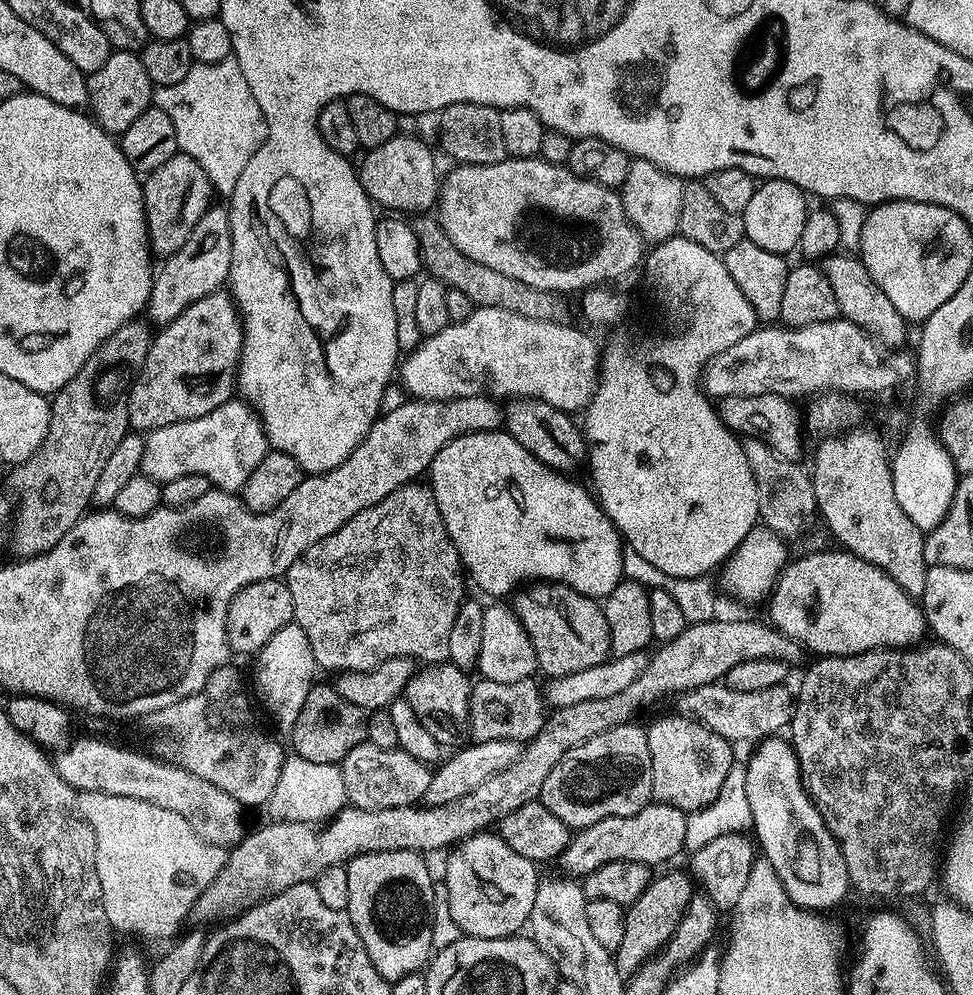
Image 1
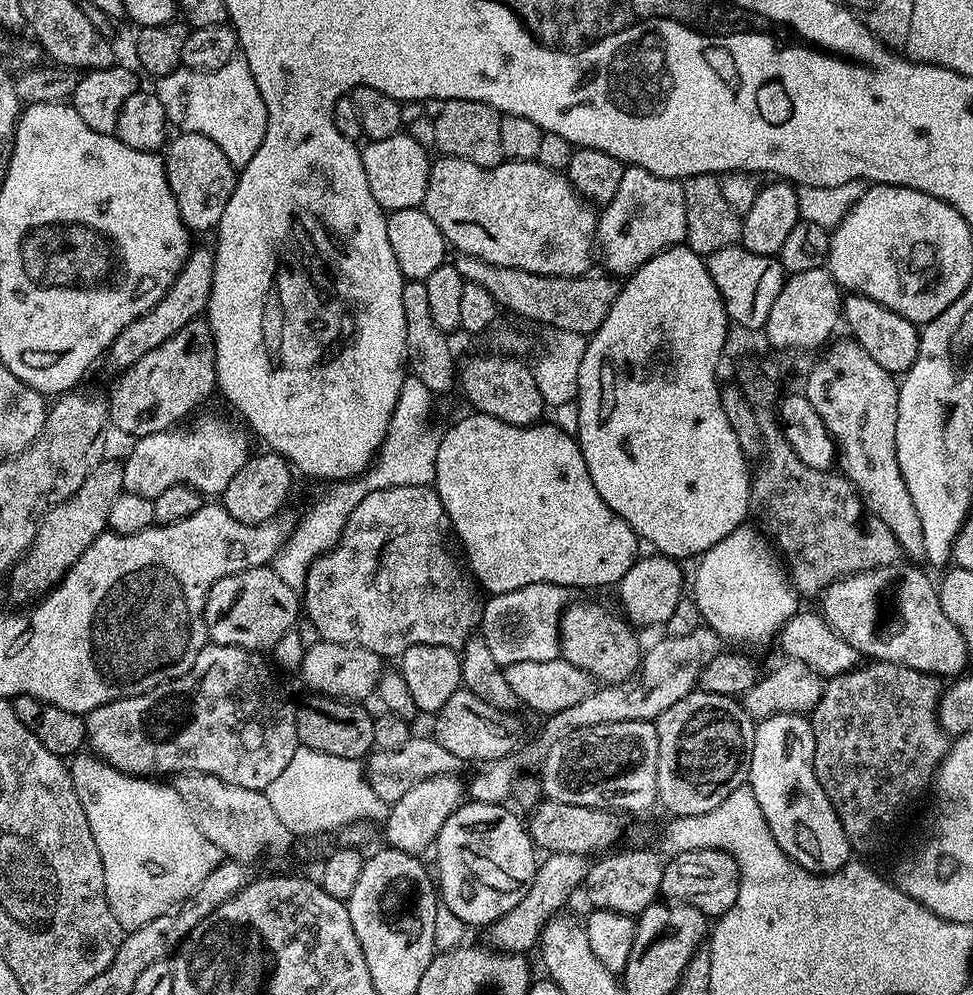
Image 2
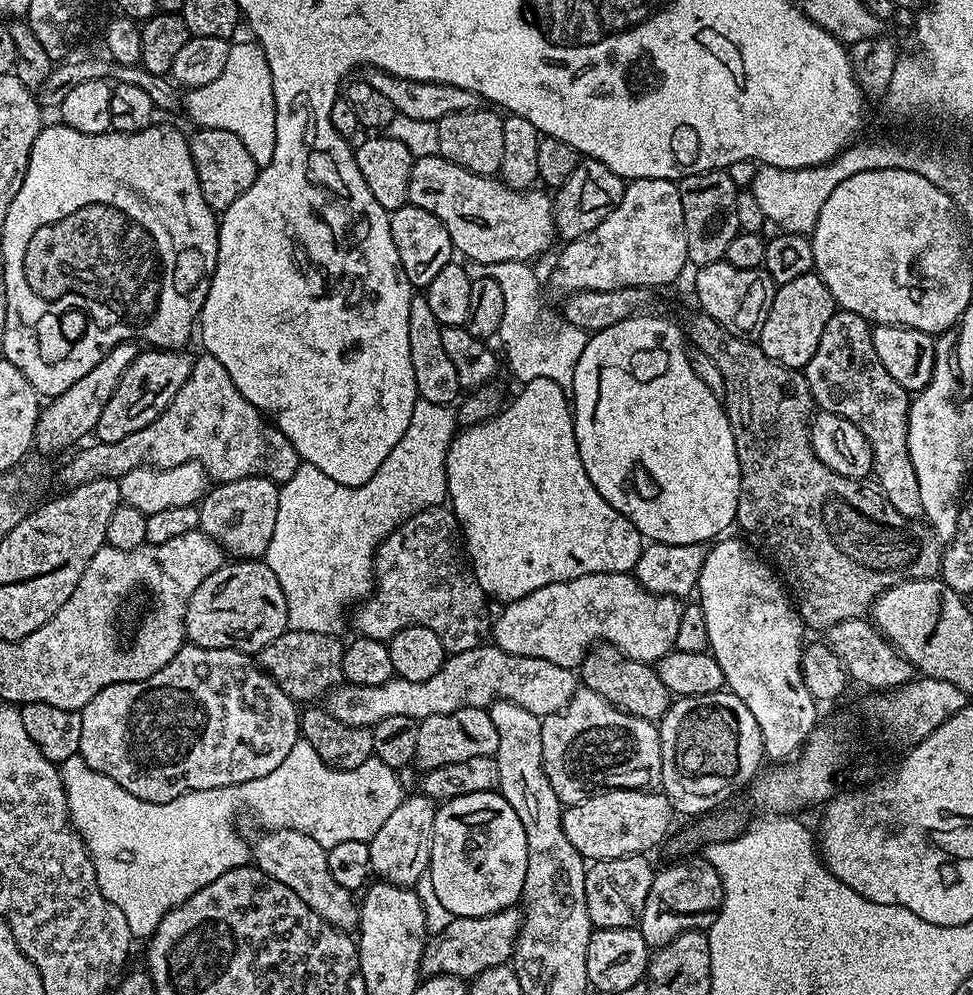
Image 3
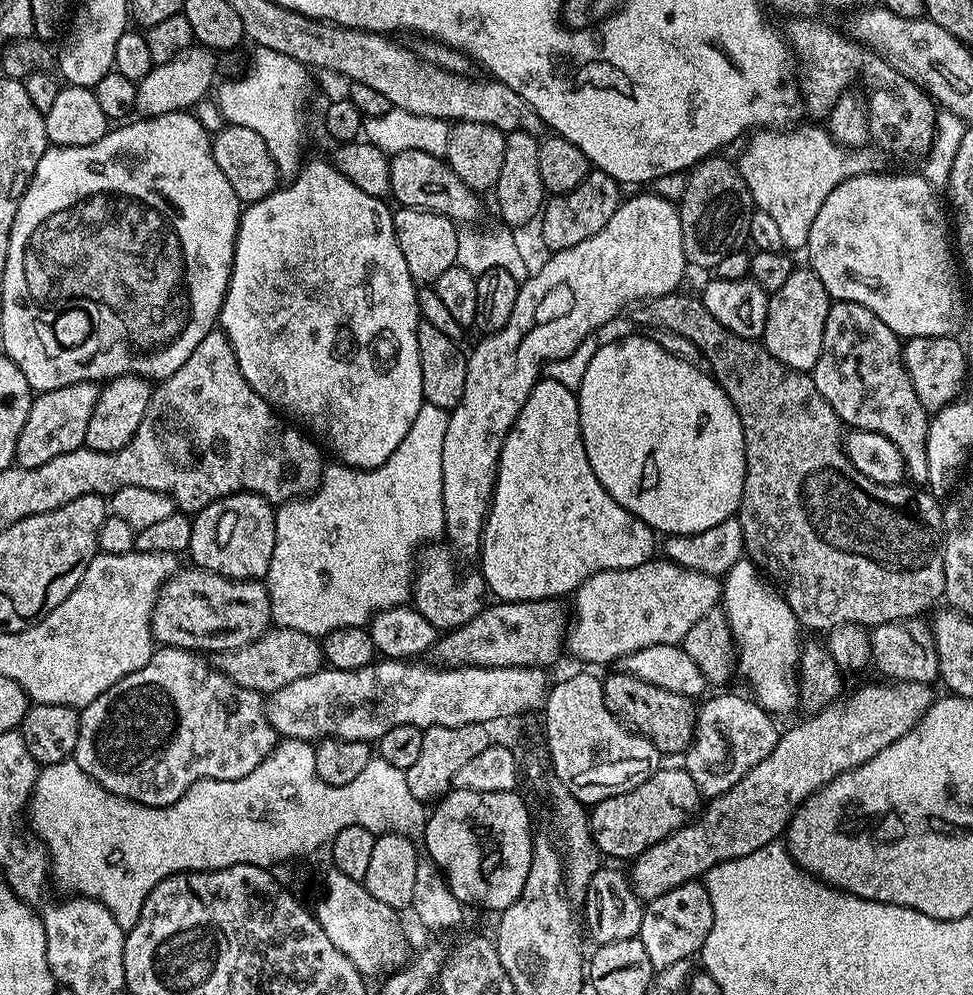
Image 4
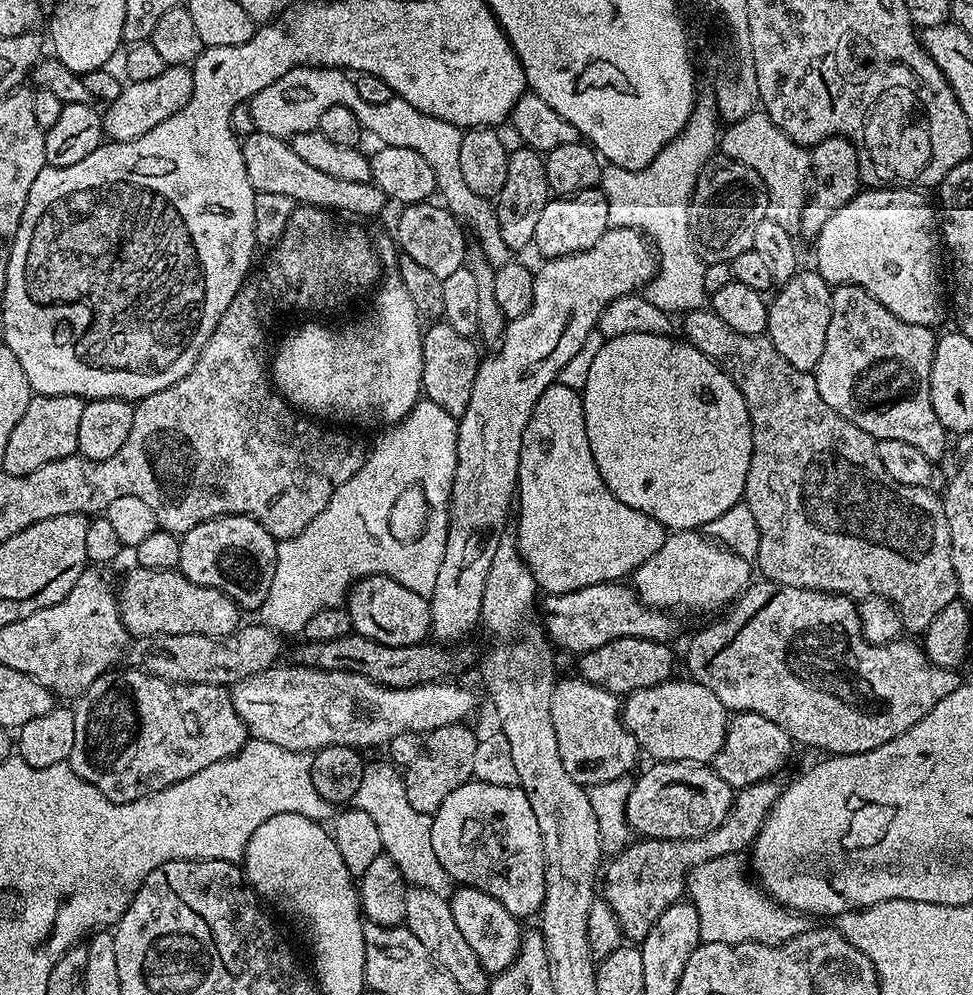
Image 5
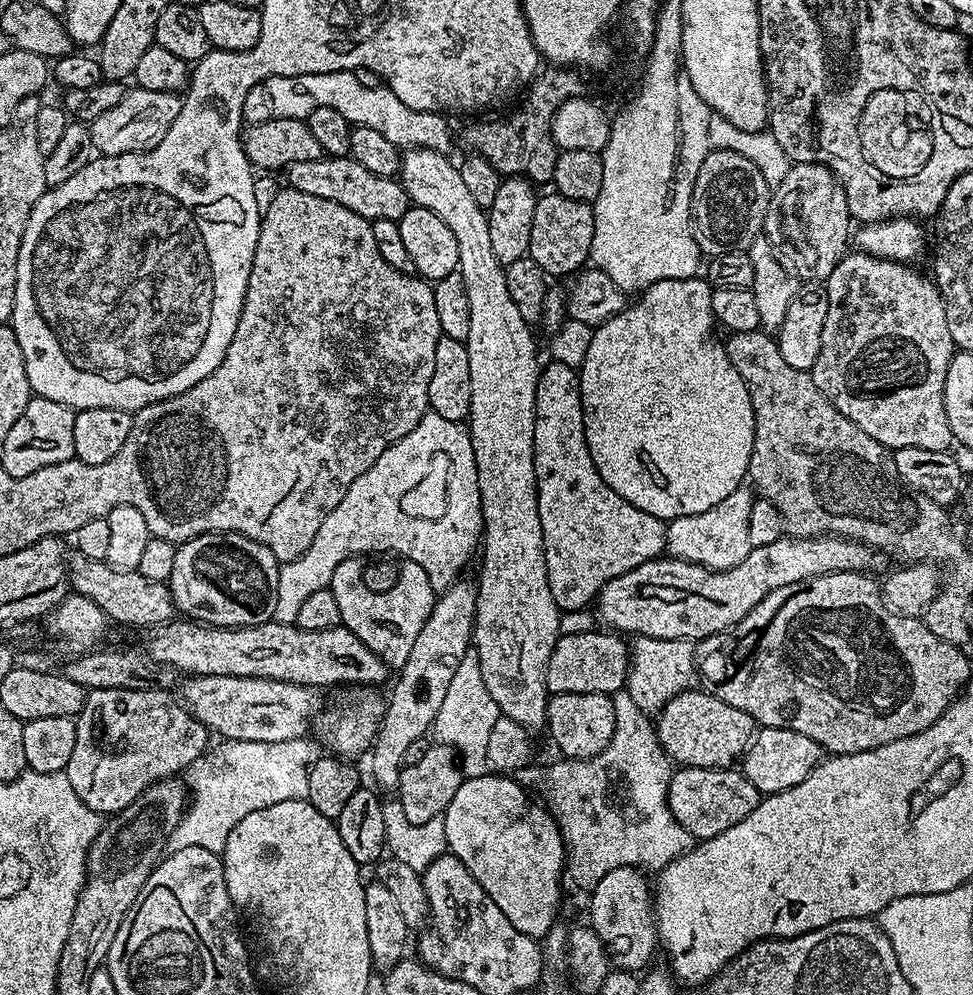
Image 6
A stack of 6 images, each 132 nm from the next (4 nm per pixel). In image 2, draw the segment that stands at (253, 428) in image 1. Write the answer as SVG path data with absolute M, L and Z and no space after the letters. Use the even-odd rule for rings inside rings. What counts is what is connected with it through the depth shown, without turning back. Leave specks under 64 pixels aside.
M212 416L201 422L197 432L169 430L139 437L133 443L136 445L129 450L128 457L123 457L122 460L124 491L142 494L142 498L153 500L158 494L162 494L162 490L185 484L198 489L205 497L219 497L226 486L230 486L230 478L234 478L238 470L242 470L250 455L248 440L244 437L245 429L240 428L235 428L228 420Z

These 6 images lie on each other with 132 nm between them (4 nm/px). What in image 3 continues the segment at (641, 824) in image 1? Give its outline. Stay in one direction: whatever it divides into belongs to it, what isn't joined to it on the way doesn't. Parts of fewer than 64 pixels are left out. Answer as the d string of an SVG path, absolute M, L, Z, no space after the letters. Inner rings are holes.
M519 907L504 908L489 916L457 916L446 930L429 935L428 943L420 959L421 977L458 976L471 978L486 970L508 964L516 951L516 940L520 937L522 912Z

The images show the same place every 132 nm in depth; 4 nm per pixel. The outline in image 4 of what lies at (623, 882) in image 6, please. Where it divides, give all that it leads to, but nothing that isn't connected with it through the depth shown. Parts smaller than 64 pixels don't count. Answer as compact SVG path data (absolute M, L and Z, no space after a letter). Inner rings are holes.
M905 680L880 683L884 684L868 684L849 696L847 693L833 704L827 704L825 708L808 714L805 720L798 721L793 728L788 728L785 732L783 729L774 750L770 750L770 754L766 754L766 758L762 758L758 766L751 768L734 786L730 786L730 790L726 790L721 796L711 797L699 818L693 819L666 839L647 848L641 856L635 857L630 864L630 879L632 889L640 895L640 899L647 902L658 898L686 882L700 880L704 873L722 862L754 854L754 850L762 850L762 846L777 843L787 833L793 814L819 788L825 788L834 778L870 762L874 754L886 750L886 746L898 742L902 734L914 730L916 723L927 714L932 705L933 689L926 684Z

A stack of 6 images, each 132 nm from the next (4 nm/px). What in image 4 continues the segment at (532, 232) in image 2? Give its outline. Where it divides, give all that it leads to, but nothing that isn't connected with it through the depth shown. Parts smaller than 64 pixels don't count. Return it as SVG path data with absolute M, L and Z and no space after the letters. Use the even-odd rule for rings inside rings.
M402 150L397 156L390 159L390 186L392 187L391 199L396 199L397 205L405 208L421 208L427 212L437 212L446 218L456 221L460 226L472 226L480 216L481 197L441 157L431 156L422 150Z

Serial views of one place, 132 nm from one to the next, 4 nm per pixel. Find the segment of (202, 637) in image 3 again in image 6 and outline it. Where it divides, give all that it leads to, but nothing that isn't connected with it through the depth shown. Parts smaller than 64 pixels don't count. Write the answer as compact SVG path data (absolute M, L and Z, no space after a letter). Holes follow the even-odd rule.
M73 551L67 557L70 588L75 595L90 598L104 612L109 621L117 620L128 628L147 630L158 624L166 624L177 615L172 591L167 584L150 582L135 570L113 566L107 560L86 558L86 554Z

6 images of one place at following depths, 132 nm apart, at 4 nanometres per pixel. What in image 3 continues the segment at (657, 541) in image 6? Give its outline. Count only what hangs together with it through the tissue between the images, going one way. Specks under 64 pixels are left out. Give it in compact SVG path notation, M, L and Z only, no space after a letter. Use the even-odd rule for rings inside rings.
M534 378L519 390L521 392L509 404L507 401L503 410L497 412L489 420L485 420L483 424L470 424L463 430L457 431L456 435L452 437L452 445L448 448L448 457L446 458L447 499L450 501L456 521L460 523L464 547L472 566L472 573L478 578L478 586L482 586L485 596L494 600L496 598L500 600L499 602L507 602L526 598L530 594L534 594L534 590L542 590L542 586L550 586L554 582L582 578L582 574L631 573L635 569L641 550L644 549L645 541L634 526L634 522L630 522L630 518L618 514L618 510L614 510L614 506L610 506L610 502L606 502L606 498L602 498L602 494L598 494L598 490L594 490L594 486L590 482L590 474L586 474L586 466L582 466L582 462L579 460L578 442L572 421L573 405L570 403L569 393L562 386L558 386L558 382L550 382L550 378Z

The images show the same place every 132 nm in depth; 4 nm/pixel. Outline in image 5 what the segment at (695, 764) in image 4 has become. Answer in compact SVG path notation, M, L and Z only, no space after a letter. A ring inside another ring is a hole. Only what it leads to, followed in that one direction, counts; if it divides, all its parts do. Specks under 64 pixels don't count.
M737 712L728 721L728 737L722 750L718 750L710 764L722 782L726 782L733 790L739 790L773 779L777 775L775 772L787 762L792 748L794 749L794 742L790 734L786 734L782 726L774 726L770 718L762 718L762 714L753 712Z

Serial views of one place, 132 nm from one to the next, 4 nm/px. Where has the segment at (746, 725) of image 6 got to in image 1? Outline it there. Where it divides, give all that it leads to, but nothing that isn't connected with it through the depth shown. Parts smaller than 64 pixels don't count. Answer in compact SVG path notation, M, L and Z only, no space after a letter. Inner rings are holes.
M557 583L555 586L548 586L541 596L520 596L514 601L516 610L516 617L522 622L522 626L527 630L530 642L534 646L534 654L536 655L536 663L541 673L545 672L545 677L551 678L554 676L561 676L562 674L574 674L574 670L586 670L590 666L598 666L609 659L612 647L610 646L610 626L606 622L606 614L603 607L593 597L583 596L580 592L576 592L573 588L568 587L567 584Z

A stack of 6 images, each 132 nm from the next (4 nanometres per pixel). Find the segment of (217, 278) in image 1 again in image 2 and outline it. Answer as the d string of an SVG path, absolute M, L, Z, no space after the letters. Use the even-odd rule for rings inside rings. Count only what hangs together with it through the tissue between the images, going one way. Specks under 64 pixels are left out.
M193 247L192 253L186 258L178 278L170 287L168 292L161 298L154 307L146 314L142 314L118 338L113 342L110 349L112 364L117 368L117 373L127 372L138 358L146 358L150 350L155 350L157 346L162 346L166 338L174 338L182 326L186 326L191 320L197 319L207 309L210 290L212 289L212 271L214 270L214 252L211 247Z

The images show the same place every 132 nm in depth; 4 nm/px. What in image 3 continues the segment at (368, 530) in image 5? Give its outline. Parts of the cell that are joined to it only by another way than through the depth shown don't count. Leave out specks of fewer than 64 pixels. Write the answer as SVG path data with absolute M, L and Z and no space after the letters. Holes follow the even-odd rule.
M417 399L406 434L390 450L386 462L378 466L378 474L362 486L342 486L334 478L326 478L318 466L301 462L294 478L279 485L278 522L274 522L274 538L270 538L266 562L286 594L288 626L294 632L336 636L344 628L344 615L353 606L368 599L376 582L376 549L405 520L427 508L439 508L448 495L446 458L452 437L458 431L458 416L447 404Z

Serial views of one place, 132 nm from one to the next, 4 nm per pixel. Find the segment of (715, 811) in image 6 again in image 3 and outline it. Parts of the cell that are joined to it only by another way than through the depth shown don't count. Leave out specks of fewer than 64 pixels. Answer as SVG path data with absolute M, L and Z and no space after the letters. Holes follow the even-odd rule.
M609 788L589 794L576 804L567 805L564 808L562 830L566 830L570 846L574 846L574 850L578 850L585 861L595 862L651 853L651 848L667 834L672 816L674 809L663 791Z

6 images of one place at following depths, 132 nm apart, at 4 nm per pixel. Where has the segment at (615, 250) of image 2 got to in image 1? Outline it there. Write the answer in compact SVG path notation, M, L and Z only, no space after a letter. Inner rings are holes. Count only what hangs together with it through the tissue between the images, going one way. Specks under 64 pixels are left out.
M636 158L629 163L626 182L620 185L618 191L632 224L649 245L661 244L663 240L679 233L684 185L685 181L681 177L659 168L654 162Z

